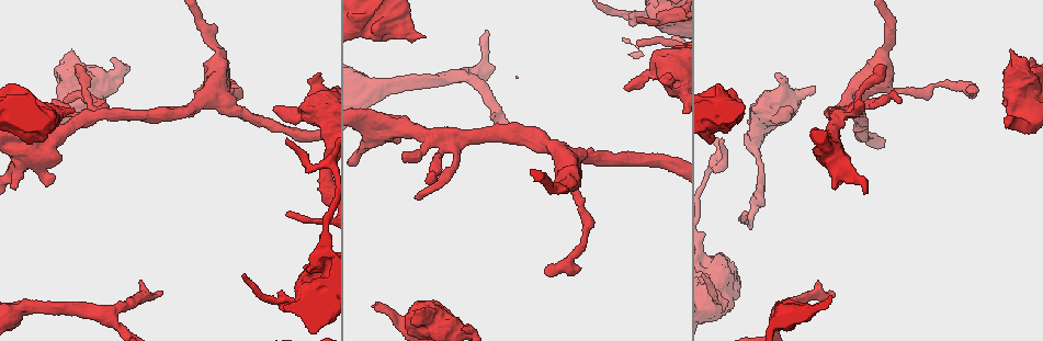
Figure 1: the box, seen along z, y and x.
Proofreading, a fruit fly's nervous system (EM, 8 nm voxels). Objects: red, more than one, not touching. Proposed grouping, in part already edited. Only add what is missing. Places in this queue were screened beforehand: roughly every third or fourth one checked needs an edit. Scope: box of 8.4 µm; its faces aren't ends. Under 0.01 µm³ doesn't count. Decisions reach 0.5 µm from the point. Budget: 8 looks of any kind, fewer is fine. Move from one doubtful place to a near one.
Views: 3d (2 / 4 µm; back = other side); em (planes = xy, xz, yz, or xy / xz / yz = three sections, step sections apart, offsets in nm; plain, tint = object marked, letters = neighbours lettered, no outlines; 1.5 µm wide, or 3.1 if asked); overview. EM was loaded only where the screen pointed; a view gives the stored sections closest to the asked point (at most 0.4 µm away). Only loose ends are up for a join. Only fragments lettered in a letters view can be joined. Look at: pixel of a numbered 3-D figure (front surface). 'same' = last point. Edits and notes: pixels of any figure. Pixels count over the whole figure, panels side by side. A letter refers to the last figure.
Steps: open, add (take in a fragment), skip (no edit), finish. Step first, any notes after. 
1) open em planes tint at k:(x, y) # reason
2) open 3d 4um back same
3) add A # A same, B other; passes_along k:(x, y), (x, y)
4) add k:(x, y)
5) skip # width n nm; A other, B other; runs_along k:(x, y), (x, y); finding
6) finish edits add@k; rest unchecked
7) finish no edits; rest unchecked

open 3d 4um at 1:(828, 292) # an open end

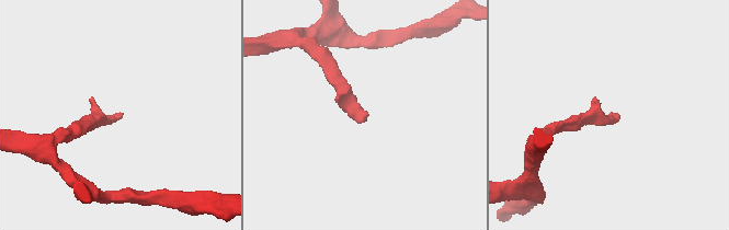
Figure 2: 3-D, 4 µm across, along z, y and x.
open em xy step 4 letters at 2:(609, 114) # shape alone is not enough

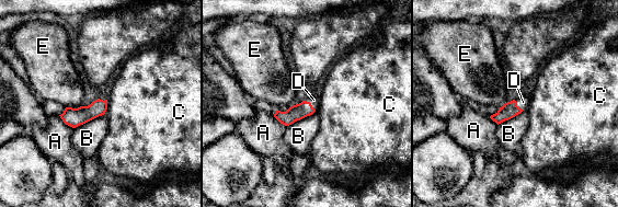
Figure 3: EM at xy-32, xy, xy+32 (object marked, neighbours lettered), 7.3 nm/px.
add D # A other, B other, C other, D same, E other; passes_along 3:(297, 112), (310, 104), (313, 100); it goes on there

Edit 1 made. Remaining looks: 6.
open overview

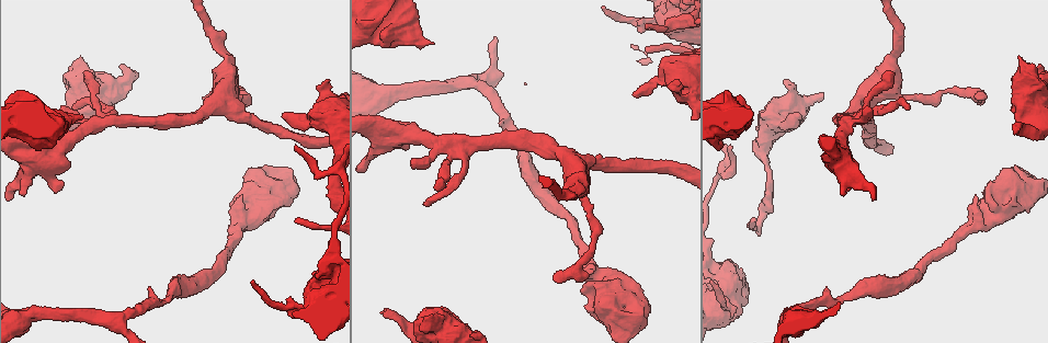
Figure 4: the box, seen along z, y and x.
open em planes tint at 4:(431, 42) # an open end

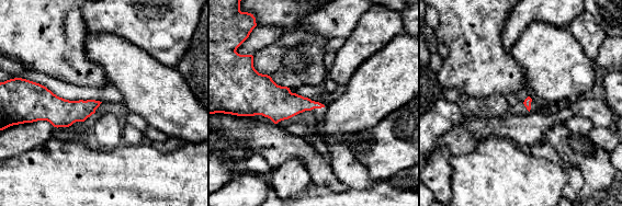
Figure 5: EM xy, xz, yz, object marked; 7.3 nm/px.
open em planes letters same # what lies round it

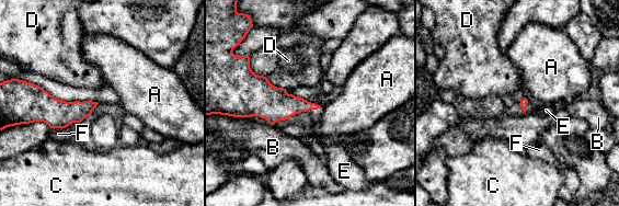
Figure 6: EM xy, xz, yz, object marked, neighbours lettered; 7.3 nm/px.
add E # A other, B other, C other, D other, E same, F other; passes_along 6:(279, 105), (313, 109), (316, 114); it goes on there

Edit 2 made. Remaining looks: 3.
finish edits add@3, add@6; rest unchecked

